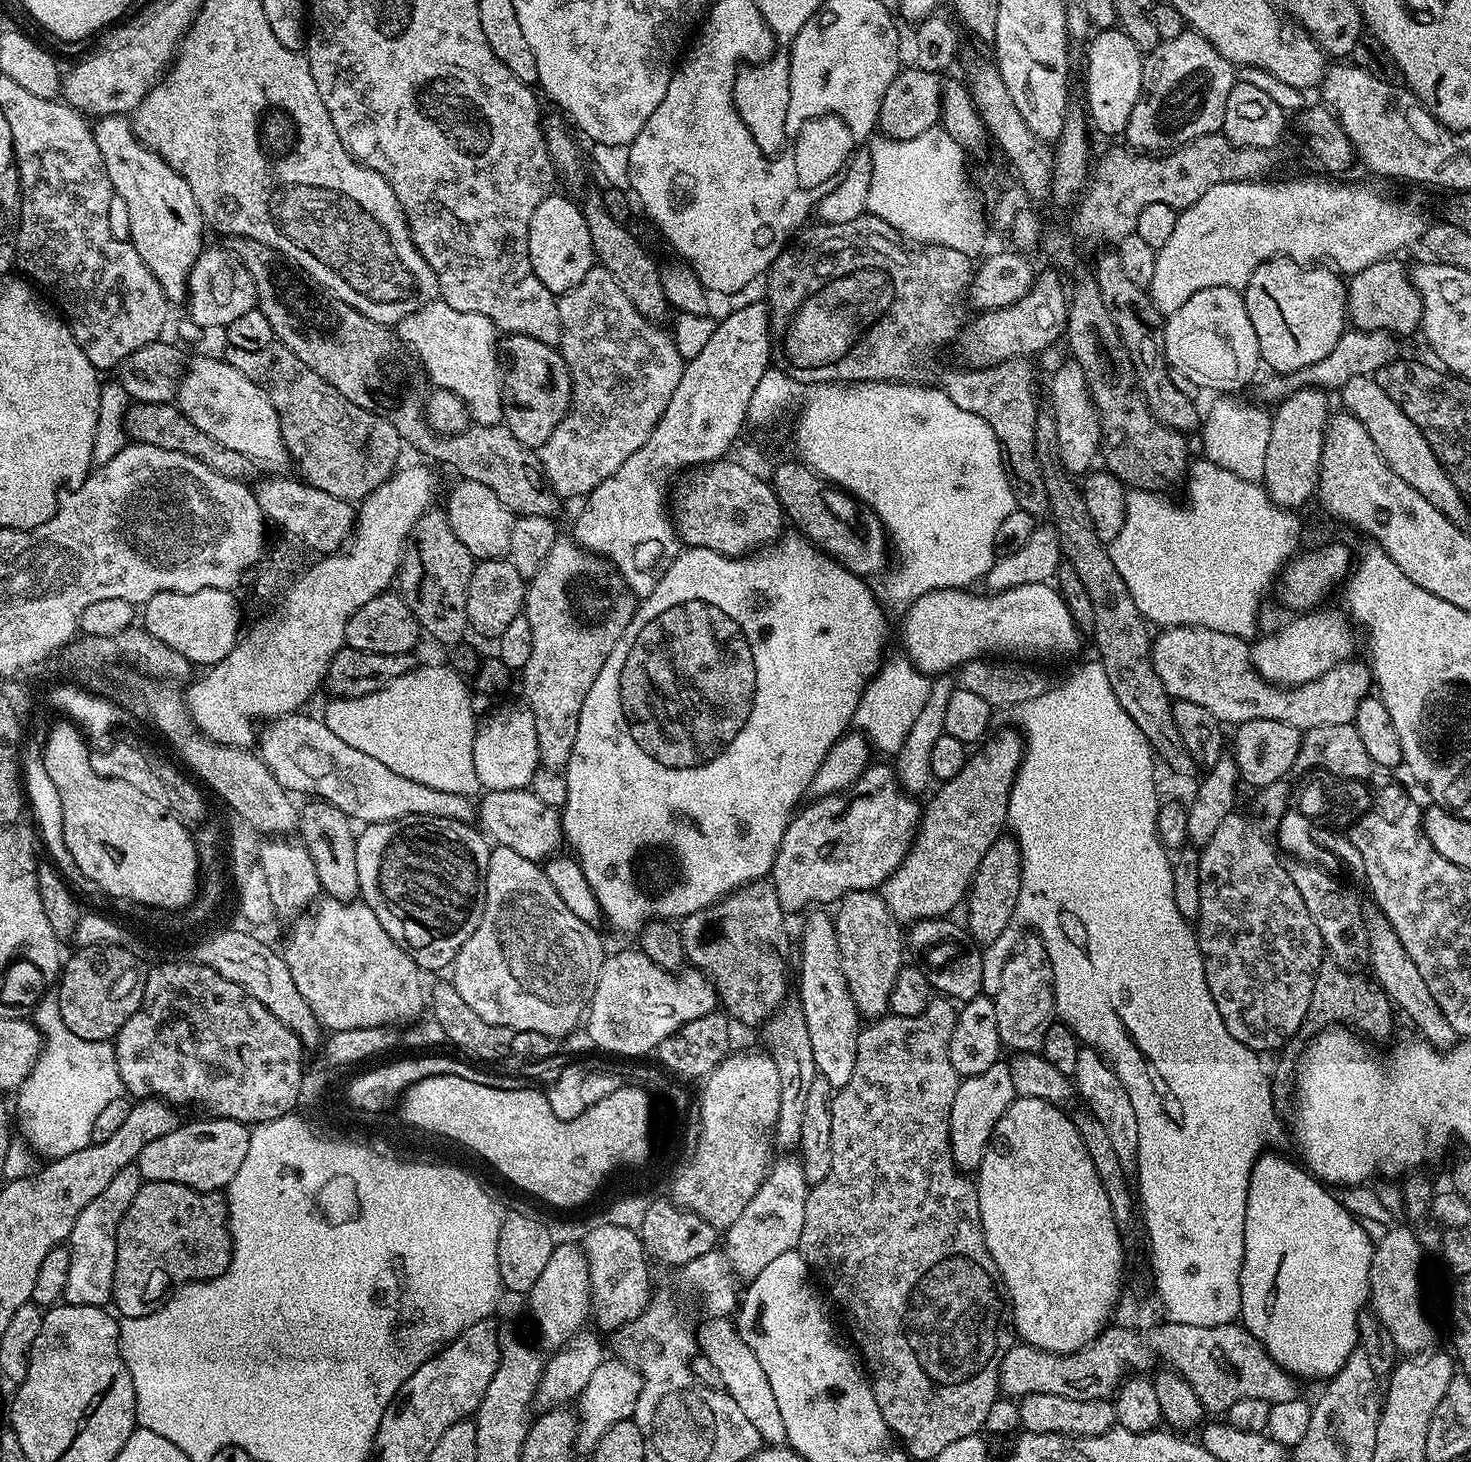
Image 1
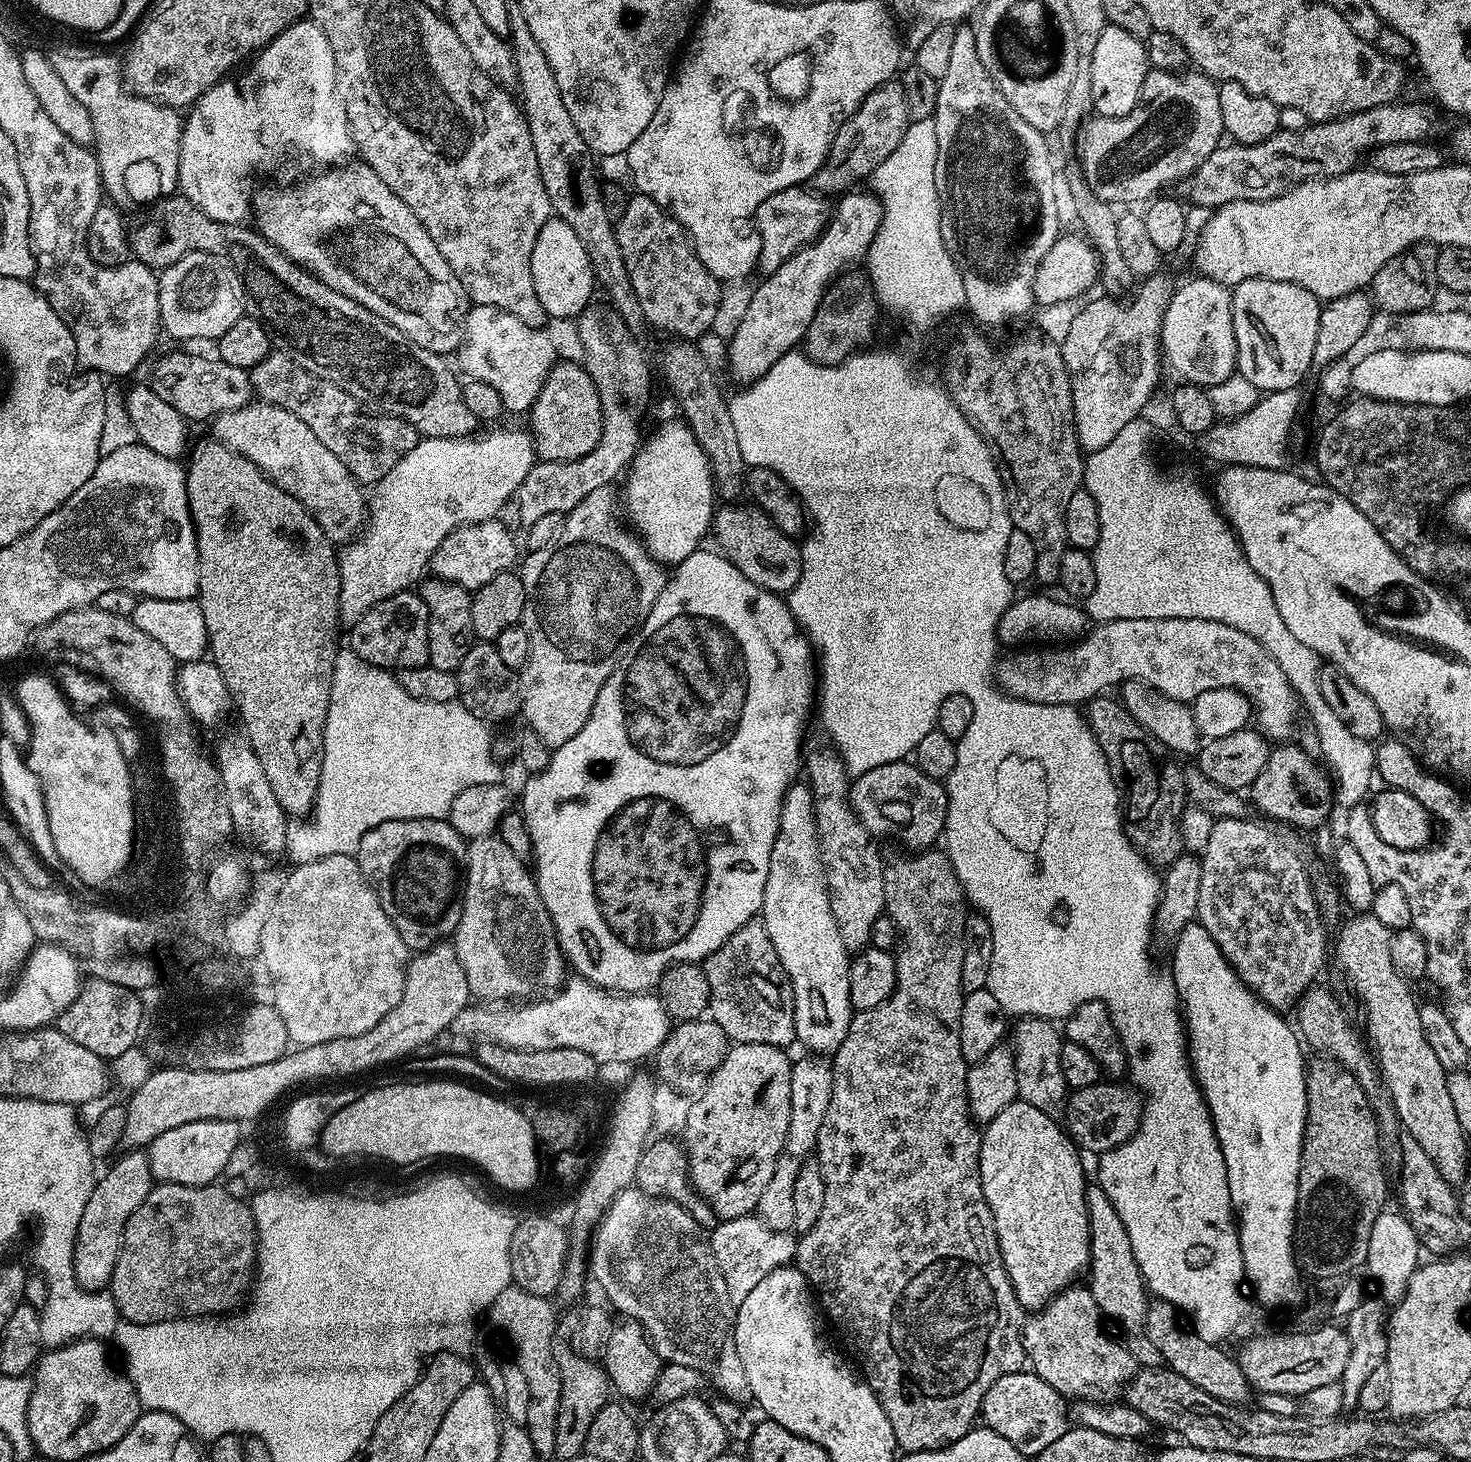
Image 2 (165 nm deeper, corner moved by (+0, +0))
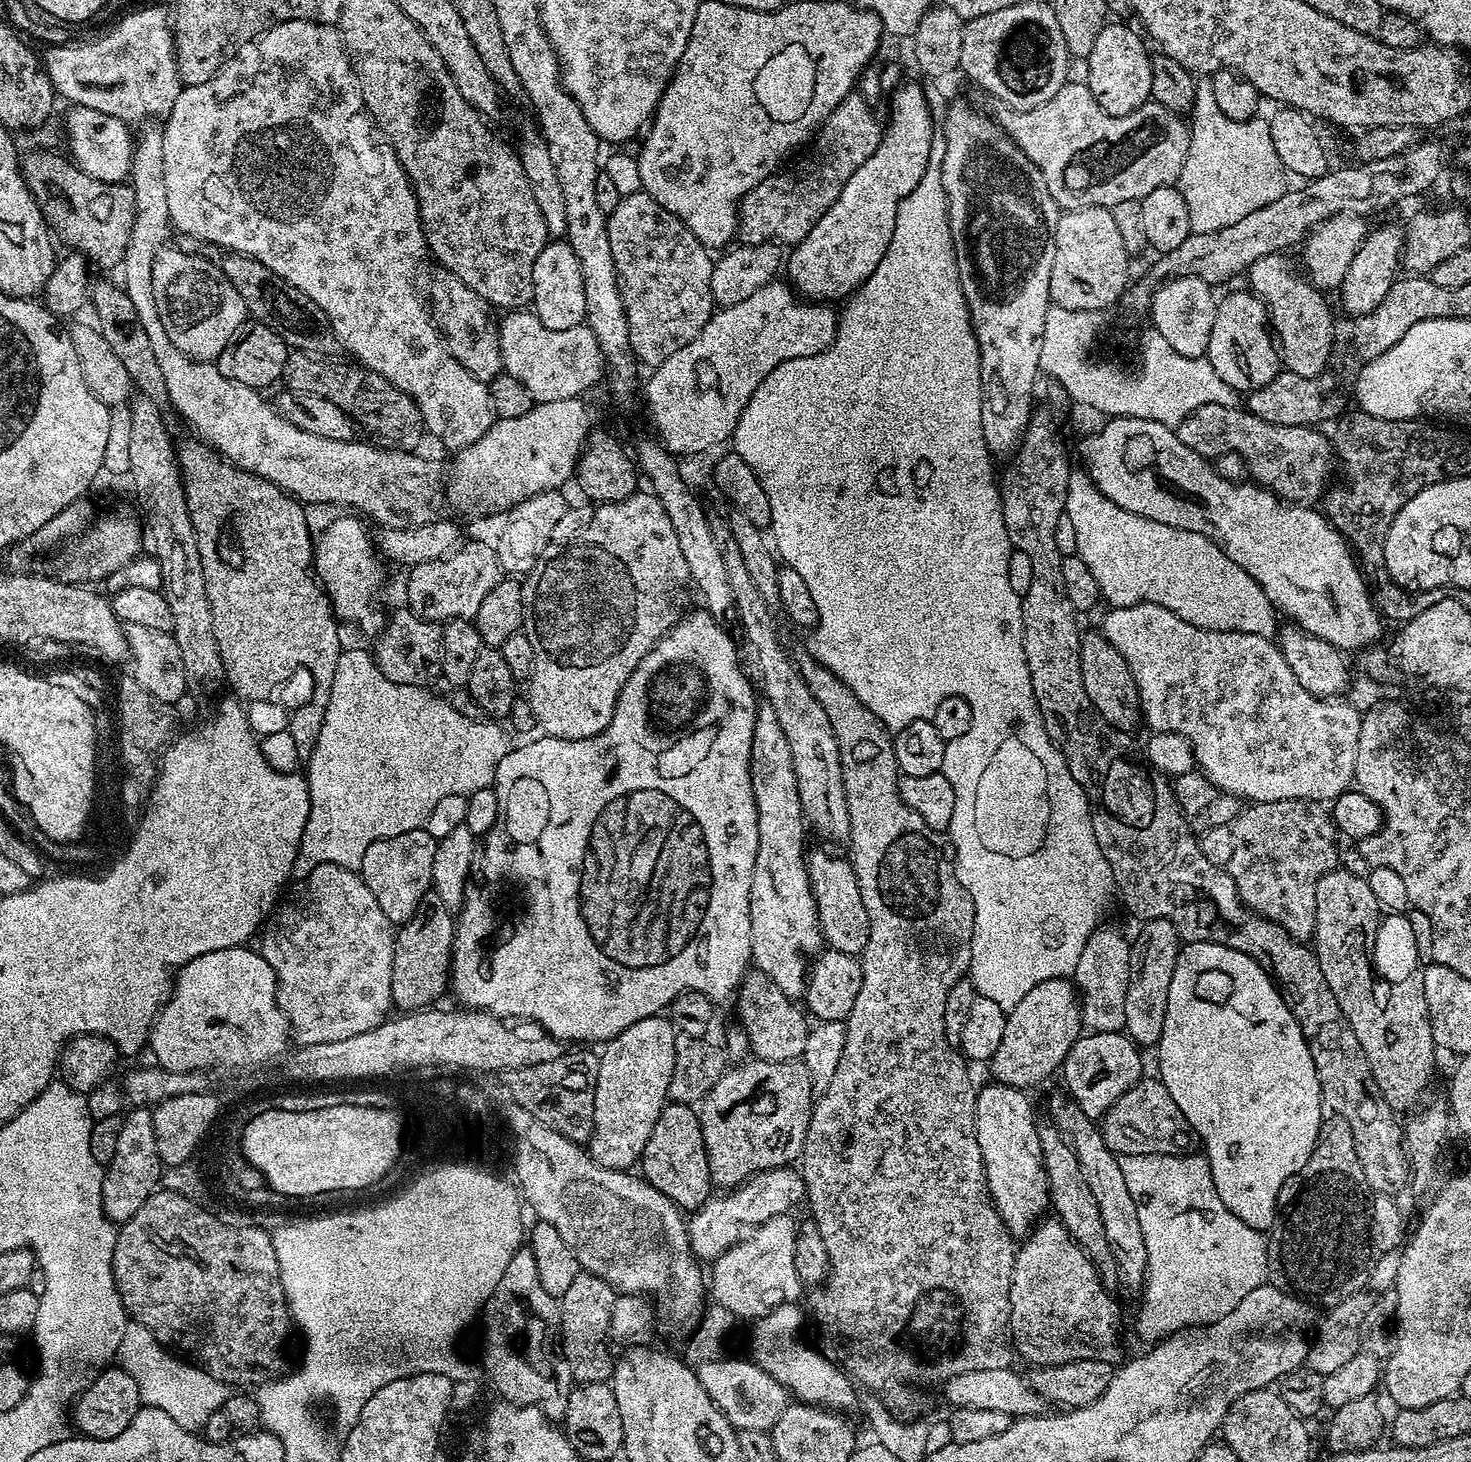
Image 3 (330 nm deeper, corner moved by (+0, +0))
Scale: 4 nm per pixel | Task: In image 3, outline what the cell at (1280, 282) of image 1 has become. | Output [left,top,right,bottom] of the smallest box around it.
[1206,291,1282,394]

